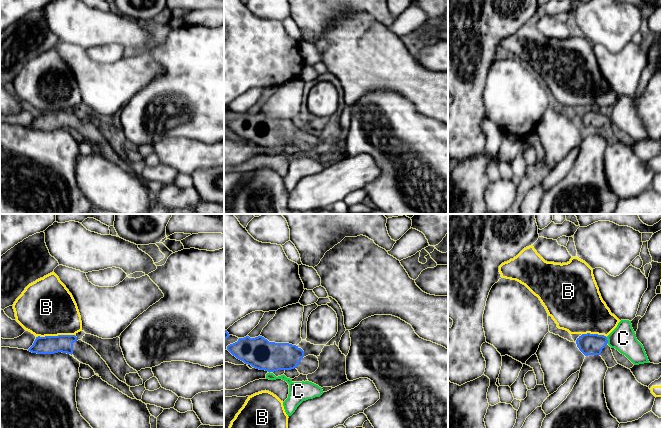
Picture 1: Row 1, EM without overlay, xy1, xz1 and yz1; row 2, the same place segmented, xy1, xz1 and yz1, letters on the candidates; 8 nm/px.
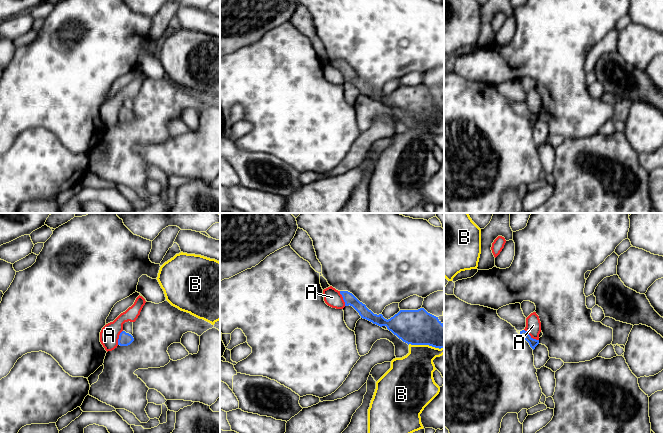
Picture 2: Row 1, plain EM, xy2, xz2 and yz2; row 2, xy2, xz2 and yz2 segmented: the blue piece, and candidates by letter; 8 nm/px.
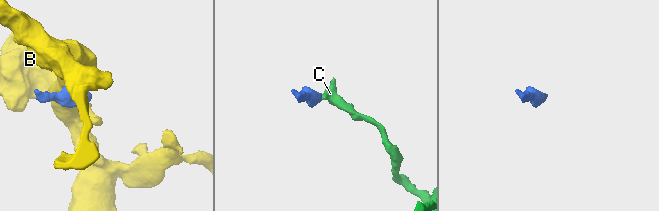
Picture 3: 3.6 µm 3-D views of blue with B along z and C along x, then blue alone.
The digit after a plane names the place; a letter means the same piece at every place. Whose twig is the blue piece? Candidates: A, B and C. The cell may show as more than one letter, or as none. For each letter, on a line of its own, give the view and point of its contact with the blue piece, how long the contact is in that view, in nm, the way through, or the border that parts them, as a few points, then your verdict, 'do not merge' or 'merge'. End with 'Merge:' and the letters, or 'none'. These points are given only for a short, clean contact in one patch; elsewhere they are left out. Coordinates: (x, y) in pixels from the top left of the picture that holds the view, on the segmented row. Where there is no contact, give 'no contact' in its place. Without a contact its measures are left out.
A: meets blue in yz2 at (530, 336); contact 150 nm long; border along yz2 (524, 329), (533, 338), (538, 340); do not merge
B: meets blue in xy1 at (55, 336); contact 320 nm long; do not merge
C: meets blue in yz1 at (607, 340); contact 60 nm long; border along yz1 (606, 337), (607, 343); do not merge
Merge: none

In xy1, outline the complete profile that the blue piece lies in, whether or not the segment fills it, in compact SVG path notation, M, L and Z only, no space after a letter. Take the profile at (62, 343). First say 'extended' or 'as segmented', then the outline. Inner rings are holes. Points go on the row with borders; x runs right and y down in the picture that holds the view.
extended; M75 335L38 336L28 351L37 354L54 354L58 352L72 354L80 363L89 365L103 381L128 397L136 399L130 391L130 386L120 381L111 372L96 350L82 340L78 340Z

